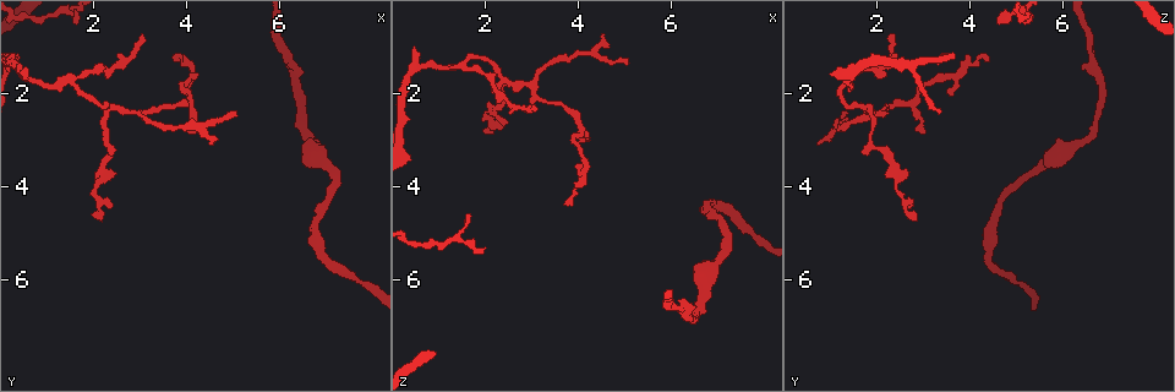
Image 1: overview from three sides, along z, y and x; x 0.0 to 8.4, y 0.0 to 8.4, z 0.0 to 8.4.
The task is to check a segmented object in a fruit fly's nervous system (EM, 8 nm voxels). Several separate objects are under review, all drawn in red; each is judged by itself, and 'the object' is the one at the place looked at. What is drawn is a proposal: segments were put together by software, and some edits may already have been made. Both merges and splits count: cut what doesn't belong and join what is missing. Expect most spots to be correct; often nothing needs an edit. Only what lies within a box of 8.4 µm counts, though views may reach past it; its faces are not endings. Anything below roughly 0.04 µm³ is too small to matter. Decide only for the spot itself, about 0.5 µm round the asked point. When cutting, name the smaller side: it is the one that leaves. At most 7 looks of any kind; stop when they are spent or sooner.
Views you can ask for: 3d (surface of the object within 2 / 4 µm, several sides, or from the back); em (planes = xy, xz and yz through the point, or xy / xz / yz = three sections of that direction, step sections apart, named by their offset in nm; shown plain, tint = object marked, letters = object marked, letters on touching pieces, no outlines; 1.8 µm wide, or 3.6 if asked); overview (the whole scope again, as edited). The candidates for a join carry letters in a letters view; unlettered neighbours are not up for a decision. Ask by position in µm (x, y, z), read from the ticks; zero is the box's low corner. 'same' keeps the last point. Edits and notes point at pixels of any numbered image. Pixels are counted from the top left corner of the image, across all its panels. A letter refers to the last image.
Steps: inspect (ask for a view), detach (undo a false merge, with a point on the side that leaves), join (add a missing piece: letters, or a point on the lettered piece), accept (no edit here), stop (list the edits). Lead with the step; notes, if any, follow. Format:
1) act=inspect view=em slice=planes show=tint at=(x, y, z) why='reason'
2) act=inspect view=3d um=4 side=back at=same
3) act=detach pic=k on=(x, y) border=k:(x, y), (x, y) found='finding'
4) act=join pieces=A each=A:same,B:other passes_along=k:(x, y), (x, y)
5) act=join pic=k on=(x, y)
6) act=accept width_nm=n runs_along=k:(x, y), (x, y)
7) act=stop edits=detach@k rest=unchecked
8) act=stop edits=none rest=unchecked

act=inspect view=em slice=planes show=letters at=(2.00, 4.65, 2.85) why='long arm stops here'

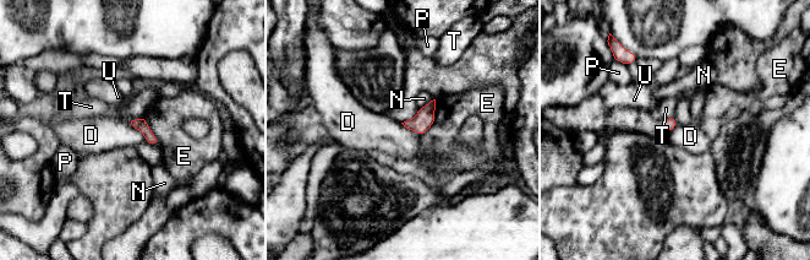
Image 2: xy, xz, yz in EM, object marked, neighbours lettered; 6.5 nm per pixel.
act=accept longest_contact=E:260nm each=D:other,E:other,N:other,P:other,T:other,U:other border=2:(126, 123), (136, 128), (147, 141) found='none of them fits'

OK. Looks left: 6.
act=inspect view=em slice=xz step=16 show=tint at=(2.40, 2.30, 1.70) why='two arms in line, one across'

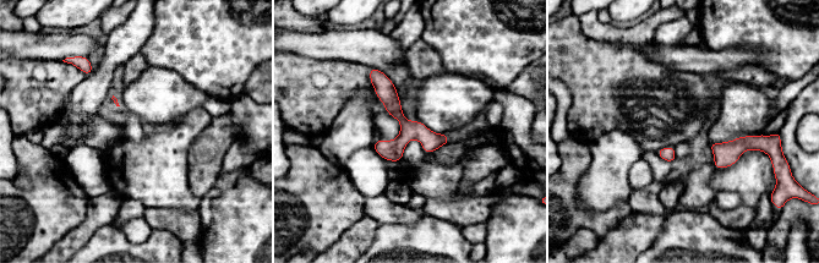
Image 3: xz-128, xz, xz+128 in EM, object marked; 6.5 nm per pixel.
act=inspect view=em slice=planes show=tint at=same why='another direction'

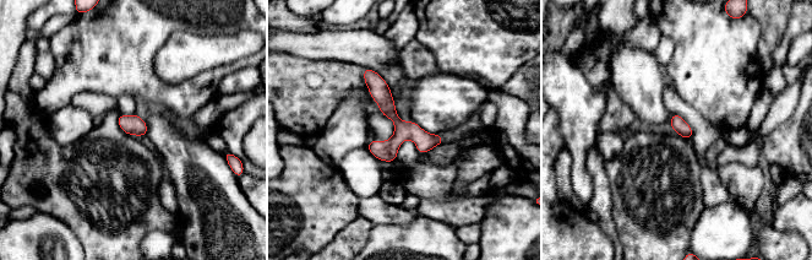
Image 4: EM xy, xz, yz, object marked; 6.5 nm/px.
act=inspect view=em slice=planes show=letters at=same why='see the neighbours'

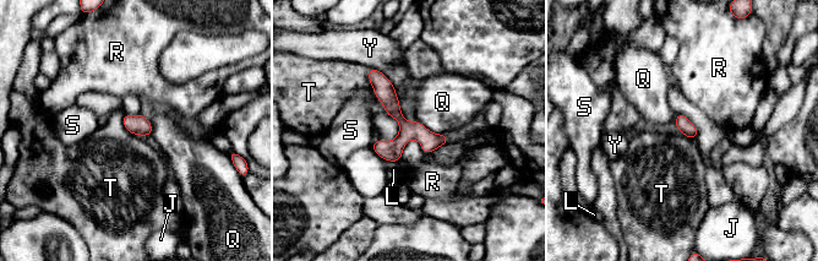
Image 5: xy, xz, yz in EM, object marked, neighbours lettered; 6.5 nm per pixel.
act=accept each=J:other,L:other,Q:other,R:other,S:other,T:other,Y:other runs_along=5:(371, 71), (412, 130), (443, 140) found='continuous, no second neuron'

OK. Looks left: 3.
act=inspect view=em slice=planes show=letters at=(4.60, 3.15, 0.80) why='branch stops here'

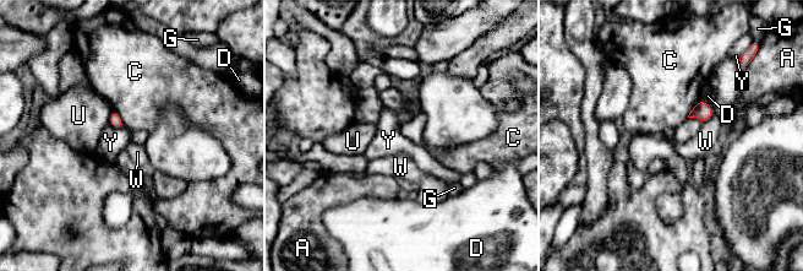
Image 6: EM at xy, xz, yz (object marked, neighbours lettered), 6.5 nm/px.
act=accept each=A:other,C:other,D:other,G:other,U:other,W:other,Y:other border=6:(688, 117), (695, 117), (703, 122) found='none of them fits'

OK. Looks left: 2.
act=stop edits=none rest=unchecked

